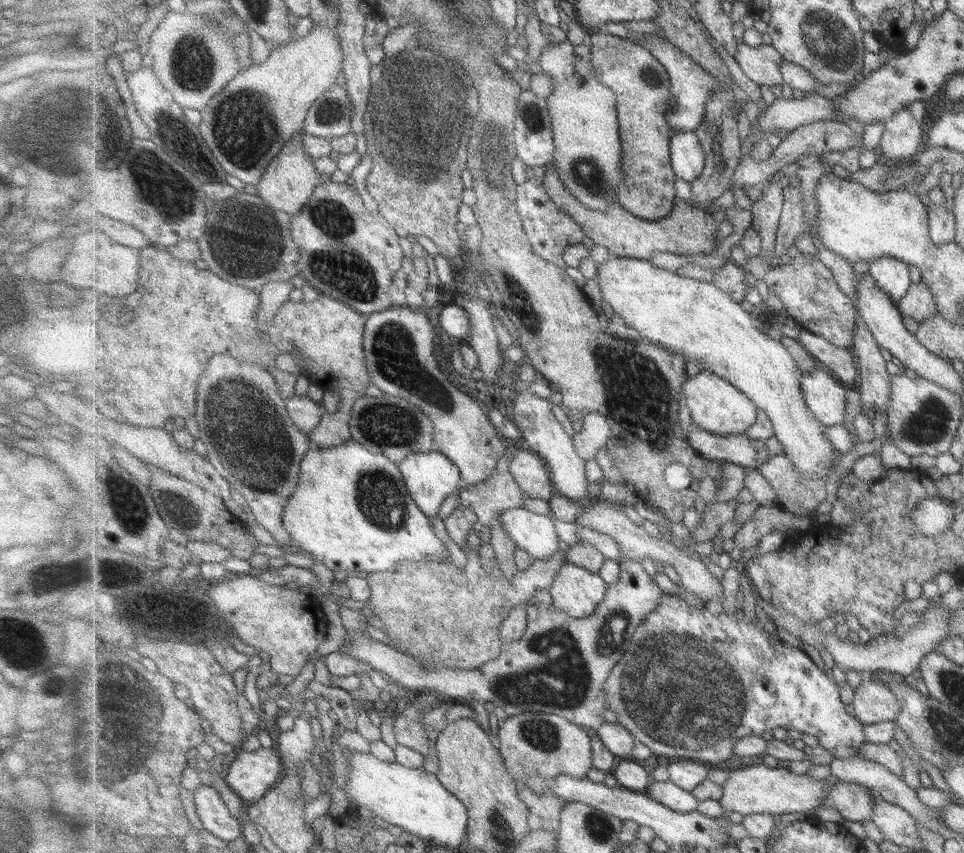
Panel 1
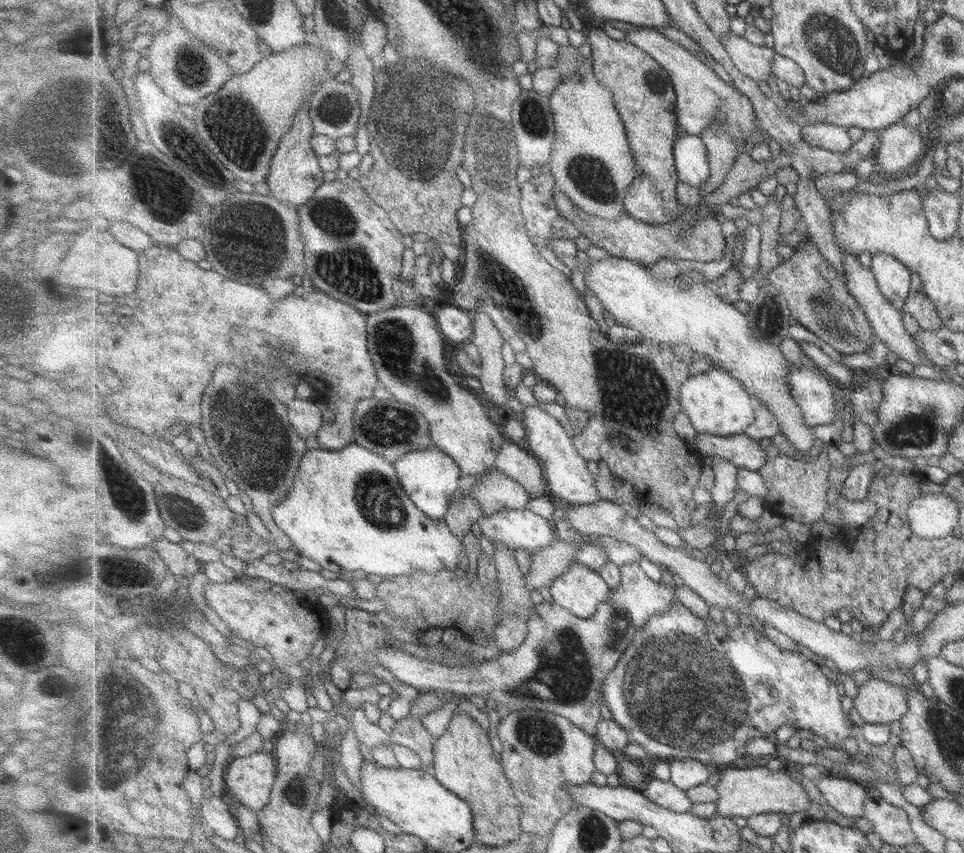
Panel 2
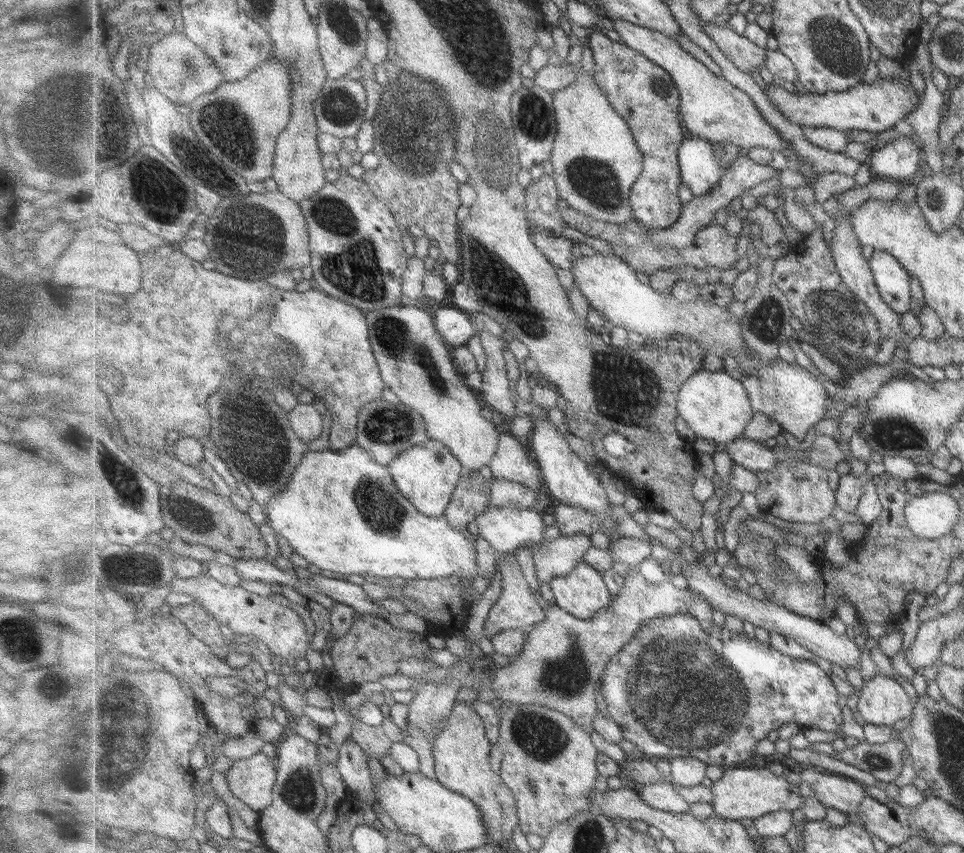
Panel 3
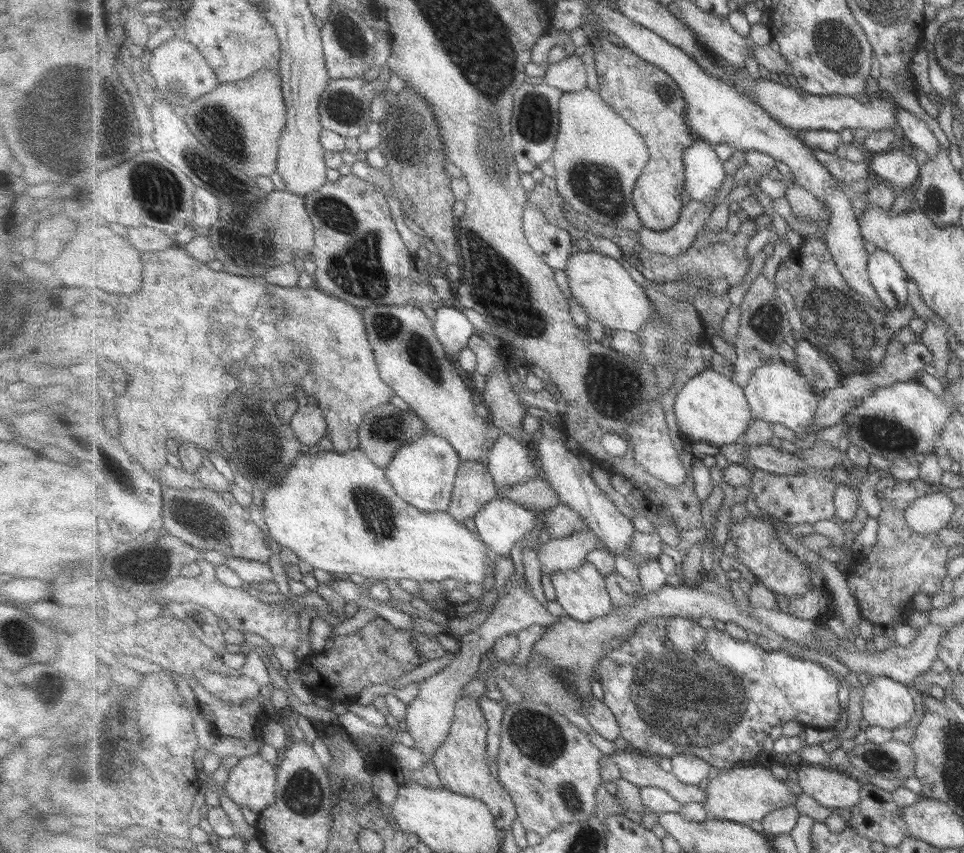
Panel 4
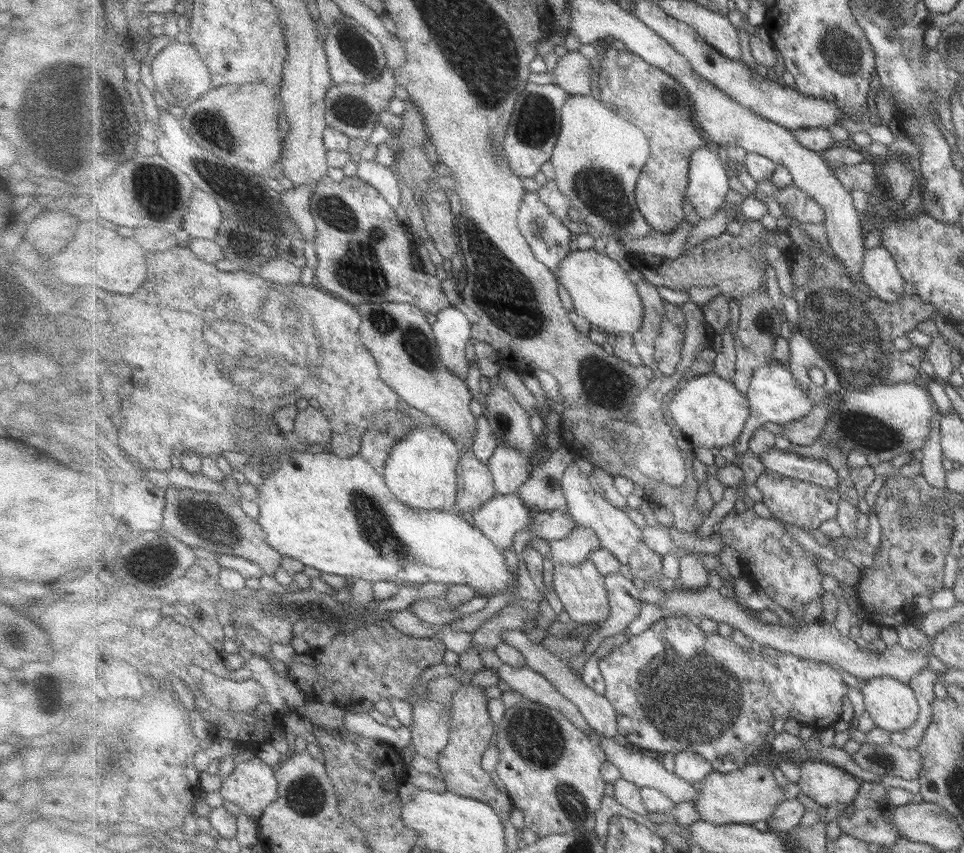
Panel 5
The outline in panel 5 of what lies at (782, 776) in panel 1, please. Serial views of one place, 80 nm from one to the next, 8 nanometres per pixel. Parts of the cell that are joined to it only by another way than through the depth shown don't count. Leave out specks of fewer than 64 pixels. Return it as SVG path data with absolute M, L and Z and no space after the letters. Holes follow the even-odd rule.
M752 761L745 769L730 774L714 771L699 784L699 792L694 800L700 820L715 824L752 825L759 820L769 821L777 807L785 802L783 787L777 784L775 776L764 765Z

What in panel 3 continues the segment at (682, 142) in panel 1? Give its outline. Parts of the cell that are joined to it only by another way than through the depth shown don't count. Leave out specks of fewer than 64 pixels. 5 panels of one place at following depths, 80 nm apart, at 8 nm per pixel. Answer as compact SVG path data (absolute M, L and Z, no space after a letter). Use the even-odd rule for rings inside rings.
M688 136L679 147L683 183L695 197L707 195L723 177L723 164L713 154L711 143Z

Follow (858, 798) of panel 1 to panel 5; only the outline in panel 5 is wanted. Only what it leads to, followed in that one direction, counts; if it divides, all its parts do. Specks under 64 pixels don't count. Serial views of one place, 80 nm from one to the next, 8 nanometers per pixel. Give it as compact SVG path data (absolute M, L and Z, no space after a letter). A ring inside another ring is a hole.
M808 760L801 766L798 786L811 800L825 807L835 803L849 805L855 801L855 794L862 783L860 778L855 778L823 760Z

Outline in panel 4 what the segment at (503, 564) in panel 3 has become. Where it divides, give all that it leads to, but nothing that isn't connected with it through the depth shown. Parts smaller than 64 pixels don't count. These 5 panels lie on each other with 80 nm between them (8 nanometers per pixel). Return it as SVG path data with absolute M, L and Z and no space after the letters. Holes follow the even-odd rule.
M522 577L517 581L515 587L498 599L491 617L477 631L465 634L460 638L462 642L461 651L455 654L449 666L419 684L418 695L407 706L405 722L408 725L408 733L414 741L414 746L425 757L432 760L437 750L448 739L457 700L463 695L463 687L474 679L473 676L479 670L481 656L485 655L486 652L493 651L495 643L505 636L516 635L517 632L533 625L547 627L553 623L559 623L559 617L549 614L549 610L537 600L537 597L527 593L523 583Z

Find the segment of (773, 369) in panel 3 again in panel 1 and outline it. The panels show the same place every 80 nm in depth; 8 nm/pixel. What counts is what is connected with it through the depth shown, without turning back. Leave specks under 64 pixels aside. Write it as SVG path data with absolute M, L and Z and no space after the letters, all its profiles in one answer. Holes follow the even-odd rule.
M823 367L802 376L802 391L813 417L825 427L843 425L847 410L847 388Z

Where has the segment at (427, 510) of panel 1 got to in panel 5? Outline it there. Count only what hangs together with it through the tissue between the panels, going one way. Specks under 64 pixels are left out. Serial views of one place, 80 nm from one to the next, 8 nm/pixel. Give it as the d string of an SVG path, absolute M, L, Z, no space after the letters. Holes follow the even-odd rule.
M419 425L395 443L381 473L403 504L417 510L453 512L458 502L458 464L462 453L463 448L451 435L434 425Z

